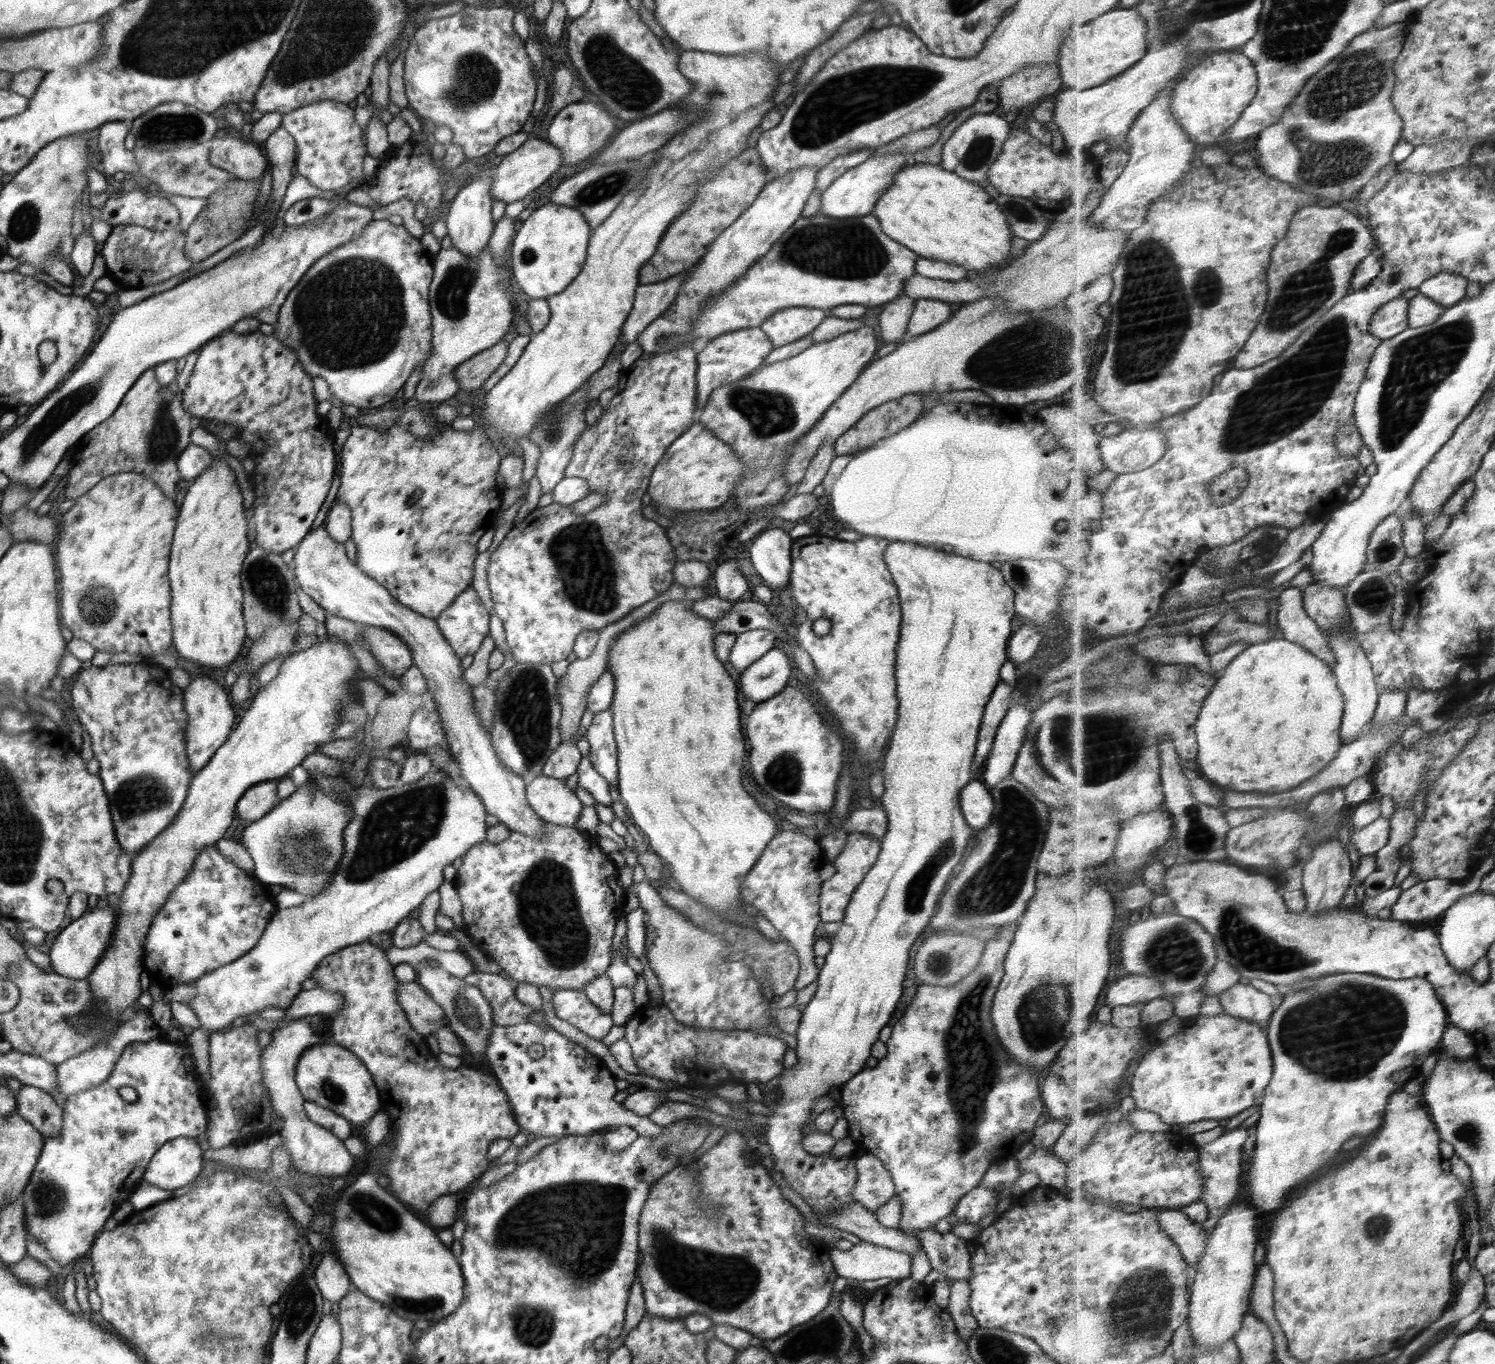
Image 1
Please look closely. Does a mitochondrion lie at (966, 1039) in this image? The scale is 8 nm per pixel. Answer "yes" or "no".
yes

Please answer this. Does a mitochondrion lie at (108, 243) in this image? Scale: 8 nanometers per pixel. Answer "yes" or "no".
no

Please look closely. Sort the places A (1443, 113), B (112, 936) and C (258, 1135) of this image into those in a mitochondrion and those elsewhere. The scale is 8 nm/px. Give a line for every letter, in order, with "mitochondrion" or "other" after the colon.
A: other
B: other
C: other

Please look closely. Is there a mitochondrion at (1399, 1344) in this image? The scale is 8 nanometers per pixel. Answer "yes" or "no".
no

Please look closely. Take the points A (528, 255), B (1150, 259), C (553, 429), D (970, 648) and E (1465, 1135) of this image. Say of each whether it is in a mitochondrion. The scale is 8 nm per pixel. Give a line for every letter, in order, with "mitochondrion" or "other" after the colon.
A: mitochondrion
B: mitochondrion
C: mitochondrion
D: other
E: mitochondrion

